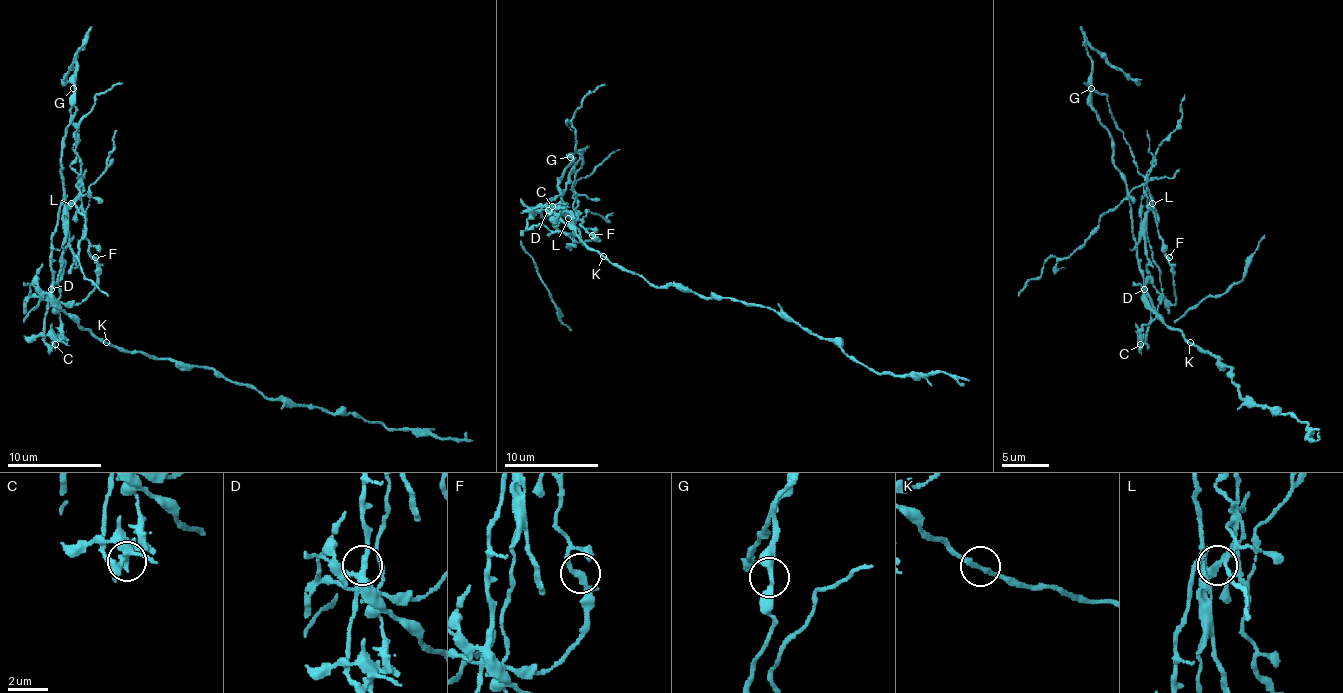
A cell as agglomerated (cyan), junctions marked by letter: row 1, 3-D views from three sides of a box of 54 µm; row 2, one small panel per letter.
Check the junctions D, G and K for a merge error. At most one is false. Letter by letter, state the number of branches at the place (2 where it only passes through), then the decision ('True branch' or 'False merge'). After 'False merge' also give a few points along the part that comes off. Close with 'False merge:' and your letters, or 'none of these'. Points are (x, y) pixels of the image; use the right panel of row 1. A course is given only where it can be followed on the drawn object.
D: Branches: 3. False merge. Course of the part to remove: (1145, 288), (1152, 311), (1143, 337), (1161, 297), (1145, 185), (1100, 217), (1065, 257), (1049, 257), (1018, 295)
G: Branches: 2. True branch
K: Branches: 2. True branch
False merge: D

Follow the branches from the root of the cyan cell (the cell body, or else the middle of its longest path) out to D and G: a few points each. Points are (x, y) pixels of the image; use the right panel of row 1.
D: (1192, 344), (1150, 307), (1145, 288)
G: (1192, 344), (1150, 307), (1143, 293), (1126, 180), (1114, 163), (1112, 135), (1091, 105), (1091, 88)

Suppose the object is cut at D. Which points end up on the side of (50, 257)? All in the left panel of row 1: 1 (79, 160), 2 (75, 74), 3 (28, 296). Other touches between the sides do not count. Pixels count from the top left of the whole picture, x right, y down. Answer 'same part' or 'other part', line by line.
1: other part
2: same part
3: other part

